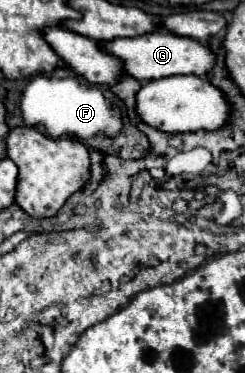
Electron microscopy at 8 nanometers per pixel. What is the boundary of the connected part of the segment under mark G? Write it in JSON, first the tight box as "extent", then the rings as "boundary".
{"extent":[98,30,214,82],"boundary":[[[154,30],[138,38],[114,38],[114,42],[98,42],[98,46],[104,54],[114,56],[122,62],[124,74],[140,82],[166,78],[166,76],[178,76],[178,74],[202,76],[214,66],[214,54],[208,48],[204,48],[200,42],[192,38],[174,36],[166,30]]]}

